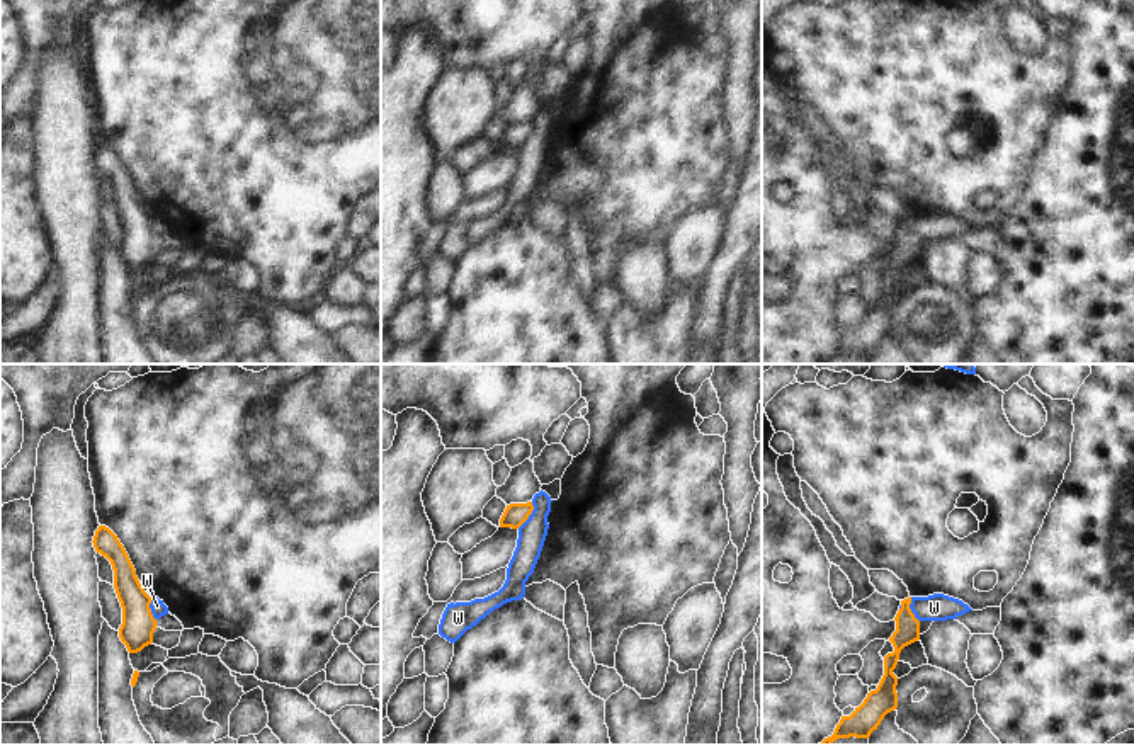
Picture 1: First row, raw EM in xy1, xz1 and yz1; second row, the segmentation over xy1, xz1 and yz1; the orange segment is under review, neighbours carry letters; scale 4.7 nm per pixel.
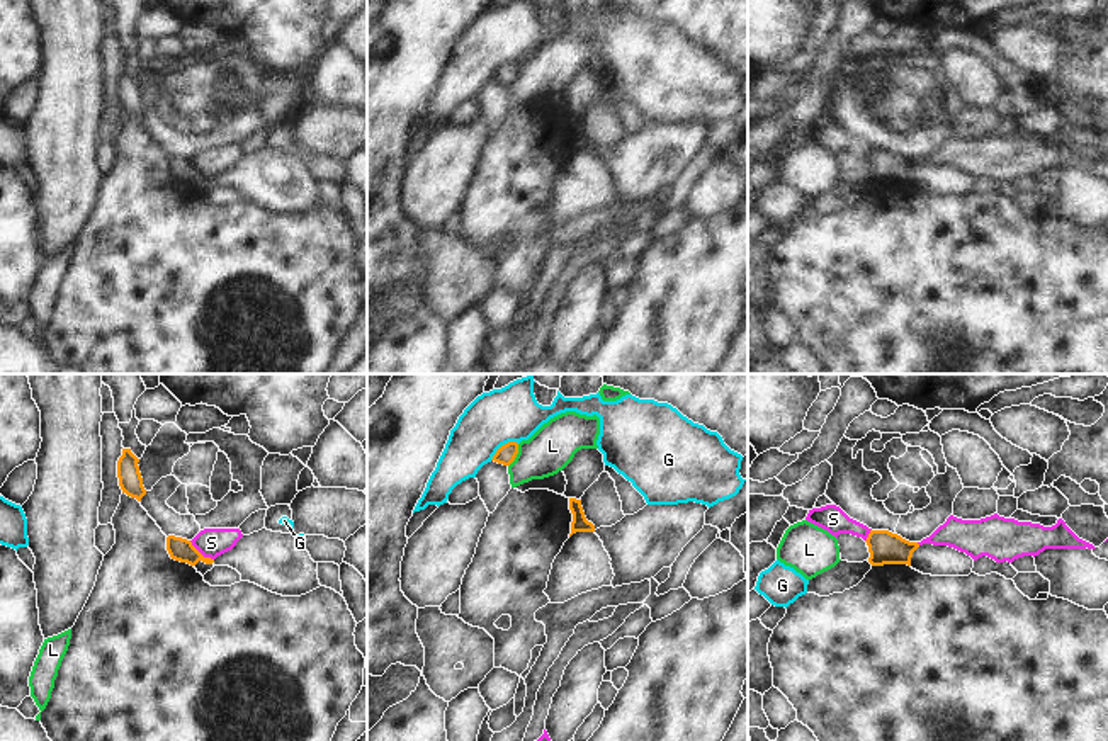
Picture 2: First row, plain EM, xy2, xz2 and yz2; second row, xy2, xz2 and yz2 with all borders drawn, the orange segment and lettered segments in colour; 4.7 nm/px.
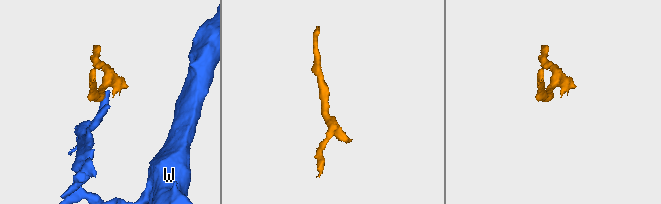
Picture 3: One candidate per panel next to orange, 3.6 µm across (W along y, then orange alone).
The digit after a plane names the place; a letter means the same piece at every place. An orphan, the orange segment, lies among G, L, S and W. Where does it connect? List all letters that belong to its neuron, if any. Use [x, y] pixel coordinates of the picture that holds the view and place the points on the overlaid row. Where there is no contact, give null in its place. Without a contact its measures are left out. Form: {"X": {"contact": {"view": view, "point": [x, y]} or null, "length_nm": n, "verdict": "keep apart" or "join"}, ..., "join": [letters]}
{"G": {"contact": {"view": "xz2", "point": [502, 446]}, "length_nm": 160, "verdict": "keep apart"}, "L": {"contact": {"view": "xz2", "point": [515, 456]}, "length_nm": 120, "verdict": "keep apart"}, "S": {"contact": {"view": "xy2", "point": [199, 553]}, "length_nm": 150, "verdict": "keep apart"}, "W": {"contact": {"view": "xz1", "point": [529, 514]}, "length_nm": 150, "verdict": "keep apart"}, "join": []}

